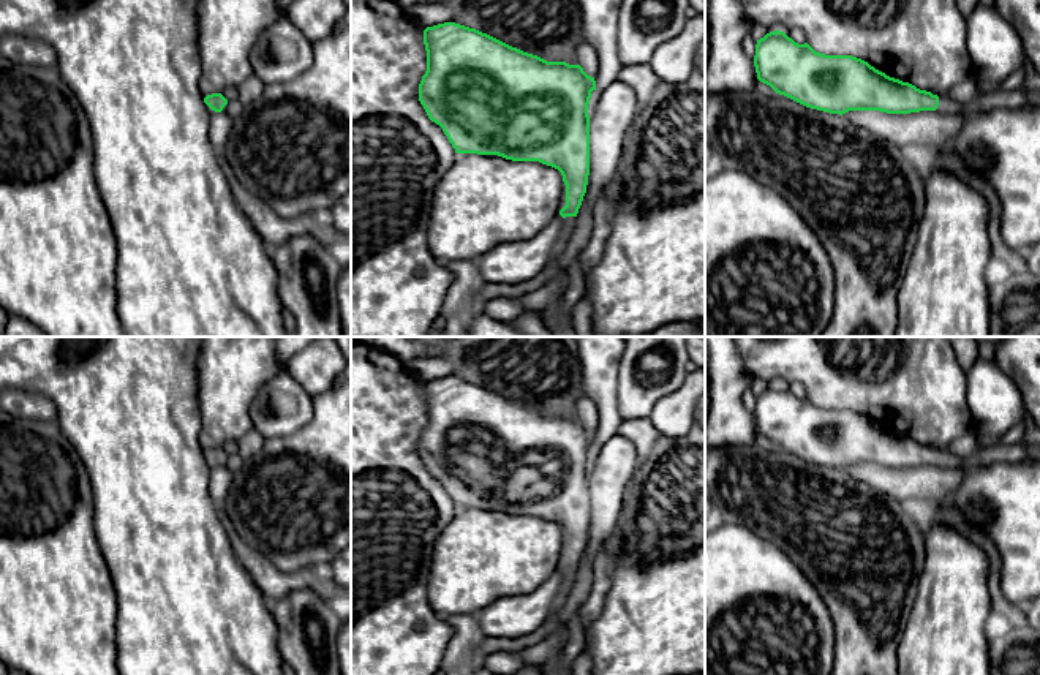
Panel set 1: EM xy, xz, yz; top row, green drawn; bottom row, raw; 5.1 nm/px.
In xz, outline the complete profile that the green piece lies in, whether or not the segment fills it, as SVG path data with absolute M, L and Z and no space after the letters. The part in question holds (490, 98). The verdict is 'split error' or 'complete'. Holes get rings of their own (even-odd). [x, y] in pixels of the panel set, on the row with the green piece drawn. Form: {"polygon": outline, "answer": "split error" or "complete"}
{"polygon": "M455 22L424 30L427 71L419 101L439 125L457 153L498 155L512 161L539 161L563 175L558 215L566 220L550 262L566 250L577 223L590 175L590 115L594 77L580 65L547 62L487 33Z", "answer": "split error"}

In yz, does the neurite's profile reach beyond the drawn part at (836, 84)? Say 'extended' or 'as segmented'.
extended

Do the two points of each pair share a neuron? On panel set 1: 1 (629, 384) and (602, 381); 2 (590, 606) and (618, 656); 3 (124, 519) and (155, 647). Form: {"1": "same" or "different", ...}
{"1": "different", "2": "different", "3": "same"}

